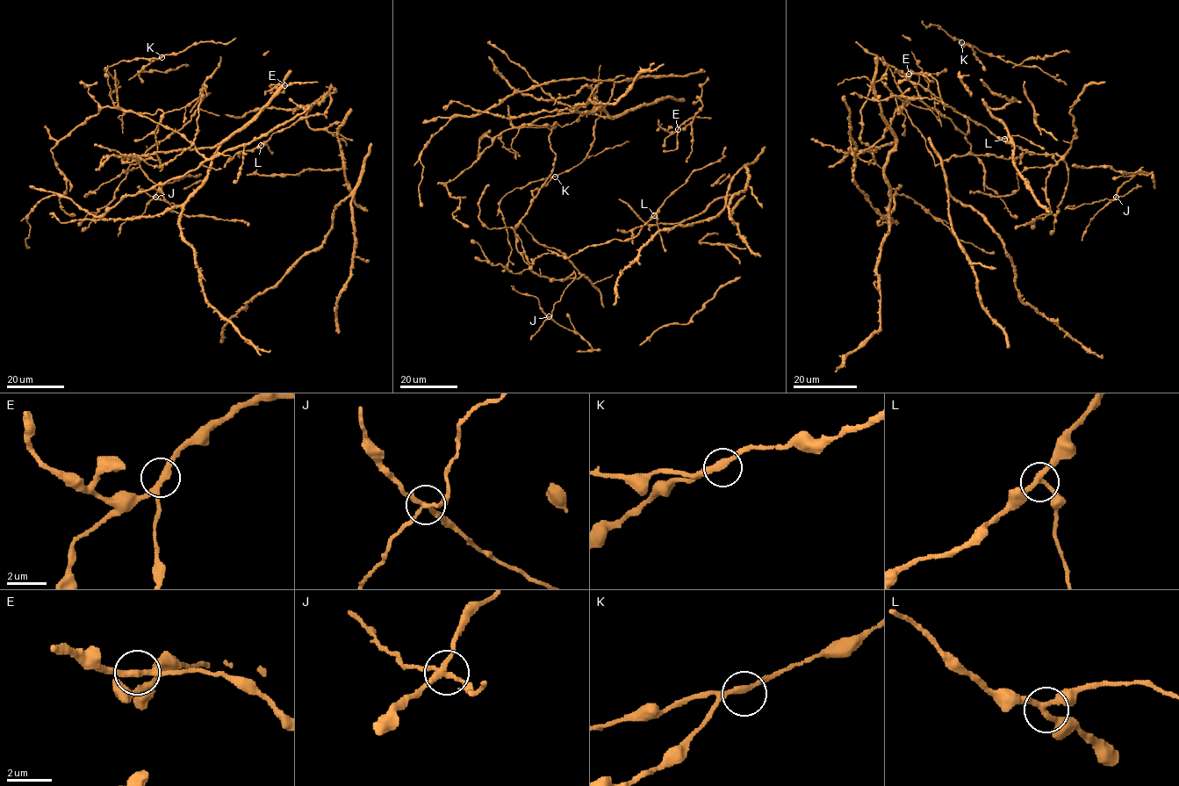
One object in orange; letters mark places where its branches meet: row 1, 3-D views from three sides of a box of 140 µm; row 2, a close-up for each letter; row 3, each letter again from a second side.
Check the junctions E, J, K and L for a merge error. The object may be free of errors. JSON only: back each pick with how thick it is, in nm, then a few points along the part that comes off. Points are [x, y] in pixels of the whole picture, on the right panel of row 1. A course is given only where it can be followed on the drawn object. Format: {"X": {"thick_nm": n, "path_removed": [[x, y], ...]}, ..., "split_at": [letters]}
{"J": {"thick_nm": 220, "path_removed": [[1116, 197], [1114, 200], [1105, 198], [1072, 209], [1067, 207], [1074, 205]]}, "split_at": ["J"]}

